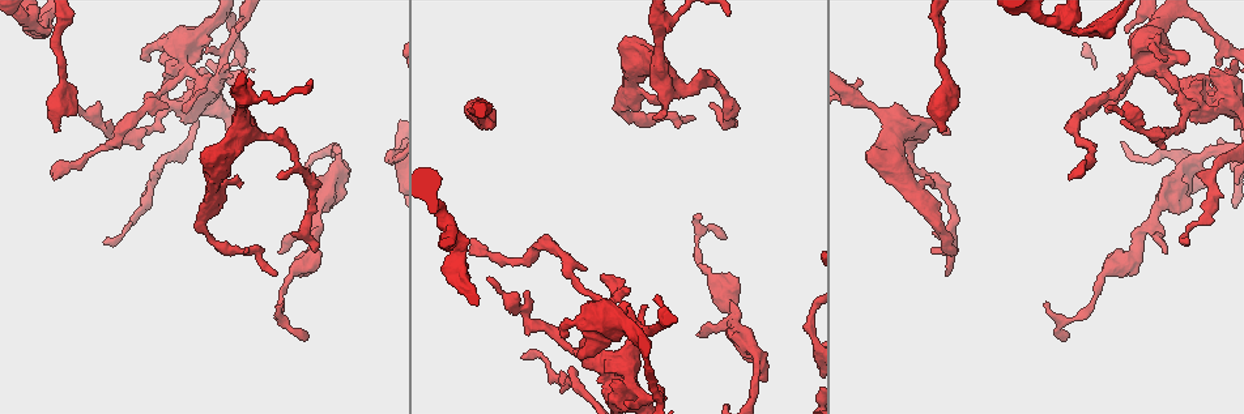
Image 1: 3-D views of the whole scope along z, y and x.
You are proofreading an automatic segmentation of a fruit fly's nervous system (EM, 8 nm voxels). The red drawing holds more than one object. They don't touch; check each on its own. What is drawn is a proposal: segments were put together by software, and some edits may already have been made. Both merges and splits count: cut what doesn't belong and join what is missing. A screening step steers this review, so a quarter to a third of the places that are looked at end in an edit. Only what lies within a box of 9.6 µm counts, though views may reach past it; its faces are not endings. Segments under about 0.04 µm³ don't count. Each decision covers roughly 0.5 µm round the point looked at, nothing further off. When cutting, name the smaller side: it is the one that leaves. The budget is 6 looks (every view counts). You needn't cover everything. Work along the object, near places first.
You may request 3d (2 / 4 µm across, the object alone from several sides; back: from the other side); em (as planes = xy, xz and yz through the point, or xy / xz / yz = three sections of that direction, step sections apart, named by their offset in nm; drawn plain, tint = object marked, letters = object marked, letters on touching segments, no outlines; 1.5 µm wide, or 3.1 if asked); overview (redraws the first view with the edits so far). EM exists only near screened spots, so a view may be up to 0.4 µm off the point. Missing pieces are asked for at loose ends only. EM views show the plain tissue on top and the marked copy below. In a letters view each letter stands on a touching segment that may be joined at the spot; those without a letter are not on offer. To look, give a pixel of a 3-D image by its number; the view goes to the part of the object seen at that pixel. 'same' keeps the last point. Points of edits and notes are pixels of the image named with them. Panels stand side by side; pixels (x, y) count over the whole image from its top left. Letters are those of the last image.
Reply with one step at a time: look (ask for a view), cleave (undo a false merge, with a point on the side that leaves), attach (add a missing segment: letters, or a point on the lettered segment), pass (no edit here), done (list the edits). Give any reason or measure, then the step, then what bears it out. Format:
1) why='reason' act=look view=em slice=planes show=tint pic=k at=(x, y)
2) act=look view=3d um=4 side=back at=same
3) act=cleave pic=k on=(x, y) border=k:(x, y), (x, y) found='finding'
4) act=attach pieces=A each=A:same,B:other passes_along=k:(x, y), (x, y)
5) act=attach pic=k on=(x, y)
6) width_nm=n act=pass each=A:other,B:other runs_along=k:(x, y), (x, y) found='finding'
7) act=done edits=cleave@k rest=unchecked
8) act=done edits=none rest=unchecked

why='branch stops here' act=look view=em slice=planes show=tint pic=1 at=(281, 251)

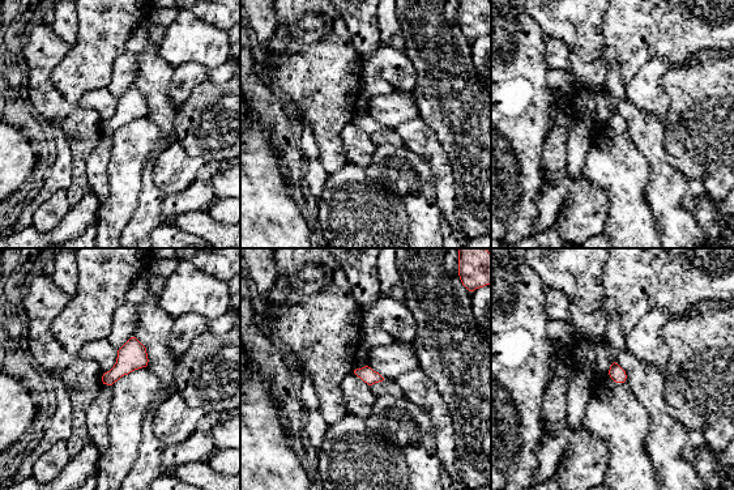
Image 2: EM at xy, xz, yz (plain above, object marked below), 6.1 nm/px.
why='see the neighbours' act=look view=em slice=planes show=letters at=same

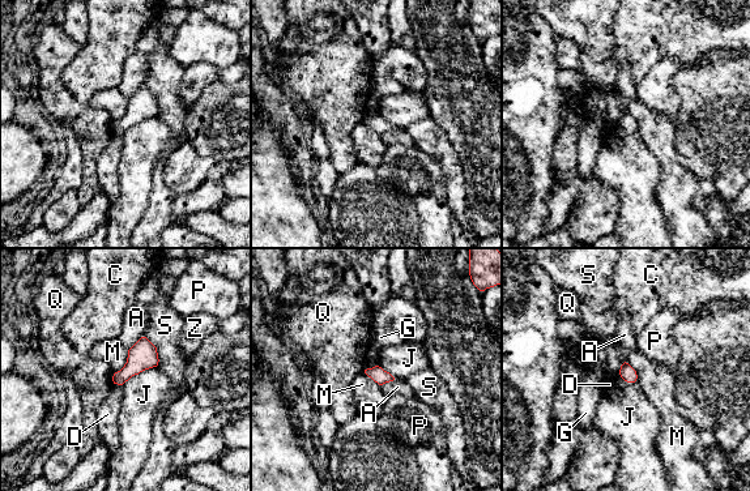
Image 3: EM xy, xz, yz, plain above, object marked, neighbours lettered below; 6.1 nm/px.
act=pass each=A:other,C:other,D:other,G:other,J:other,M:other,P:other,Q:other,S:other,Z:other border=3:(157, 364), (132, 375), (122, 385) found='none of them fits'

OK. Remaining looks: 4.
act=look view=em slice=yz step=8 show=letters pic=1 at=(1064, 340)

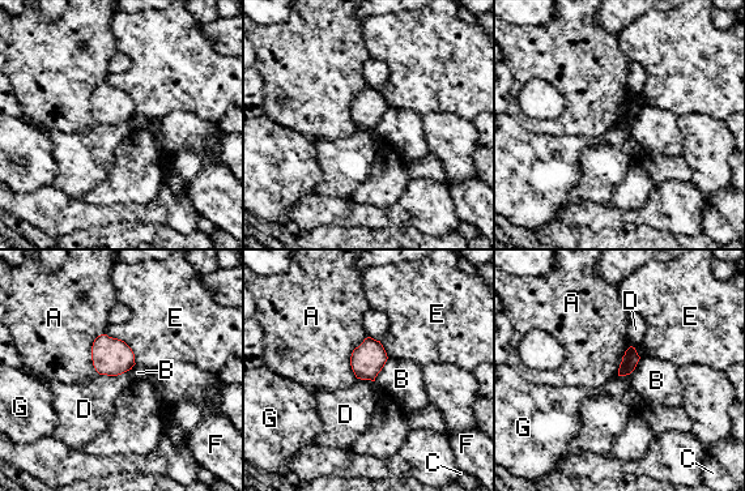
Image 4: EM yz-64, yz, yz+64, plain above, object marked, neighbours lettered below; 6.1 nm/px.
width_nm=100 act=pass each=A:other,B:other,C:other,D:other,E:other,F:other,G:other found='no lettered segment goes on from it'

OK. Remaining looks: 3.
why='an open end' act=look view=em slice=planes show=letters pic=1 at=(931, 185)

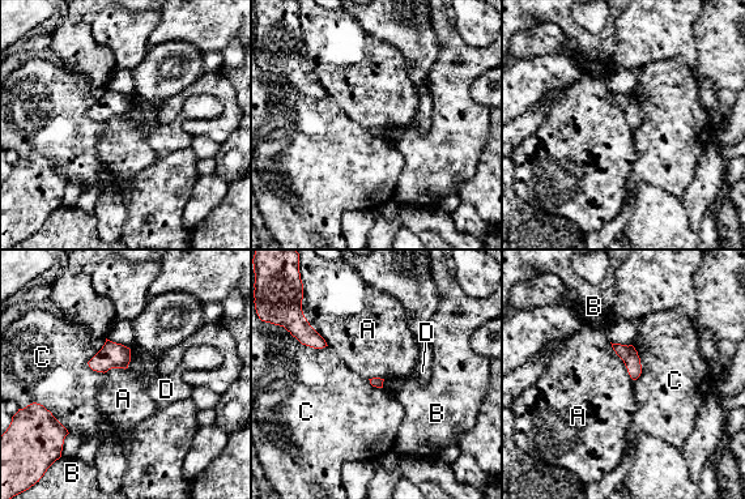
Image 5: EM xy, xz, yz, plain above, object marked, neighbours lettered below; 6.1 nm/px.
longest_contact=A:220nm act=pass each=A:other,B:other,C:other,D:other found='none of them fits'

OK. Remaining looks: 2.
act=done edits=none rest=unchecked

